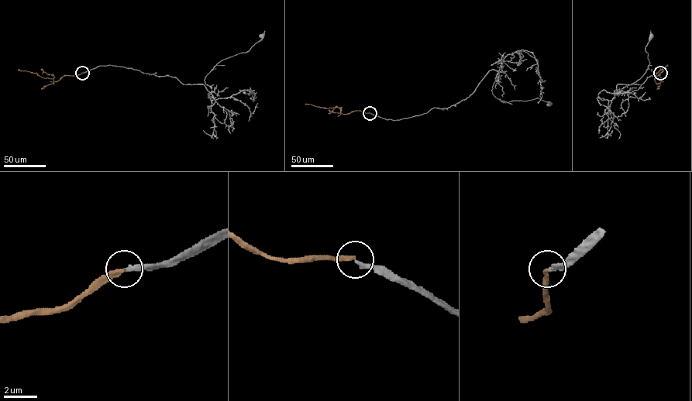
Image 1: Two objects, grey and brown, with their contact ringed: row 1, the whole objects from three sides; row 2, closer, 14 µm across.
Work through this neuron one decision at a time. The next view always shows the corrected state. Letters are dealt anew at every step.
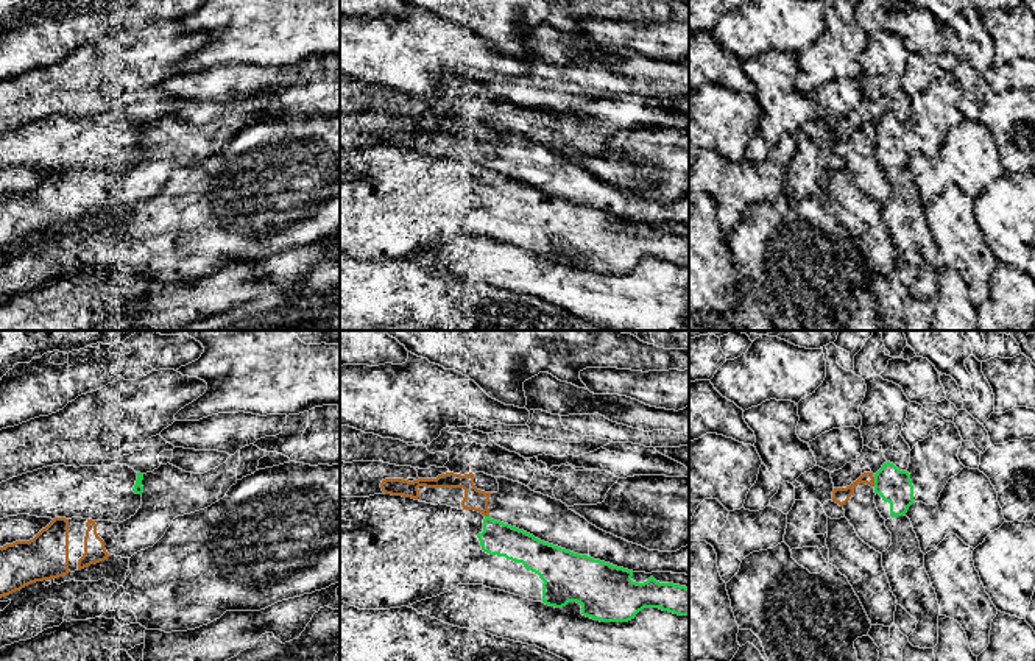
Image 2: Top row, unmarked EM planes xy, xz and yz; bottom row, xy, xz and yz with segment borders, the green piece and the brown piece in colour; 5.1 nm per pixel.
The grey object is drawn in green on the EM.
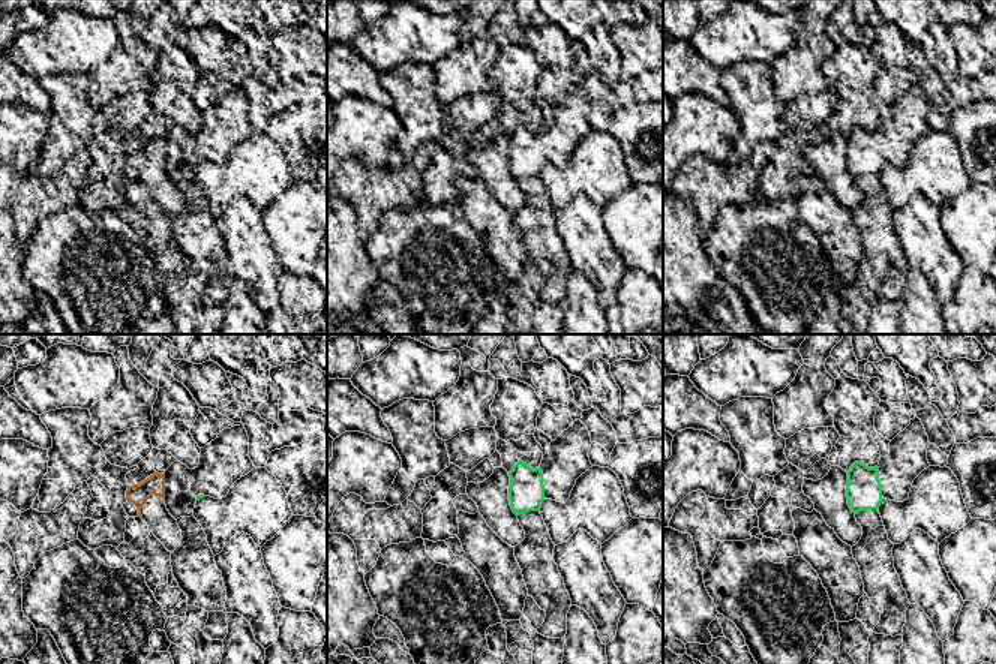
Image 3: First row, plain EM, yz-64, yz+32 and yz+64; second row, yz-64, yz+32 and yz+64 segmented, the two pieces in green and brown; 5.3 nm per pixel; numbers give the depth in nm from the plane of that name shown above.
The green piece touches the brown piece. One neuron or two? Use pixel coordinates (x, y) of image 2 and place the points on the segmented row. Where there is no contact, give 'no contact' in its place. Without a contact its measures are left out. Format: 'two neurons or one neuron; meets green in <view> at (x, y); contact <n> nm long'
two neurons; meets green in yz at (875, 482); contact 50 nm long

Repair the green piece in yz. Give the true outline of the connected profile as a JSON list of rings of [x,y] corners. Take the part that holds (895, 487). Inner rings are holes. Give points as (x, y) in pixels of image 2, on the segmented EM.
[[[949,421],[913,446],[910,451],[910,463],[906,471],[899,471],[890,461],[884,463],[874,474],[874,504],[881,516],[885,521],[904,516],[913,502],[923,502],[926,505],[937,504],[948,480],[965,468],[957,457],[962,441],[959,429]]]

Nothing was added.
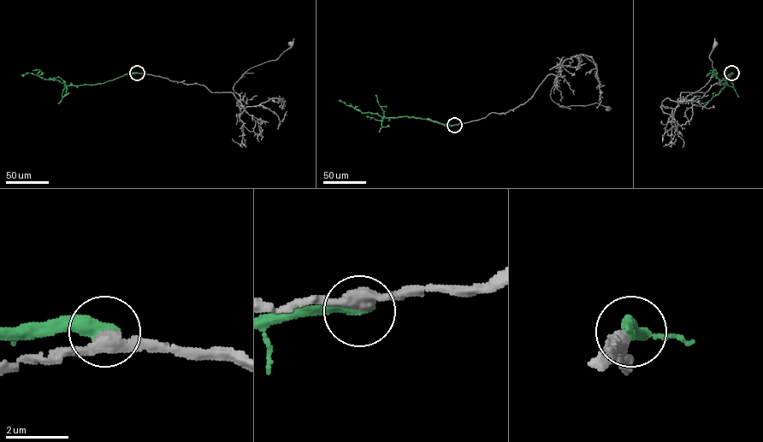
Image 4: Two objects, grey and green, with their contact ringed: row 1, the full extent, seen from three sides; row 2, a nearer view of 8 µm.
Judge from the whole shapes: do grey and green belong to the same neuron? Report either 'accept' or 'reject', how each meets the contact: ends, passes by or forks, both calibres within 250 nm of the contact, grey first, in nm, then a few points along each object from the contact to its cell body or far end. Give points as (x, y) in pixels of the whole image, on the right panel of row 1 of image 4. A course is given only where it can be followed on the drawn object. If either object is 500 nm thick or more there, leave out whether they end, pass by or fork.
reject; grey passes by; green ends; calibres 400 and 440 nm; course grey (731, 73), (705, 92), (682, 92), (680, 97), (682, 100), (709, 81), (713, 70), (709, 55), (716, 44); course green (732, 73), (724, 85), (712, 73), (706, 75)

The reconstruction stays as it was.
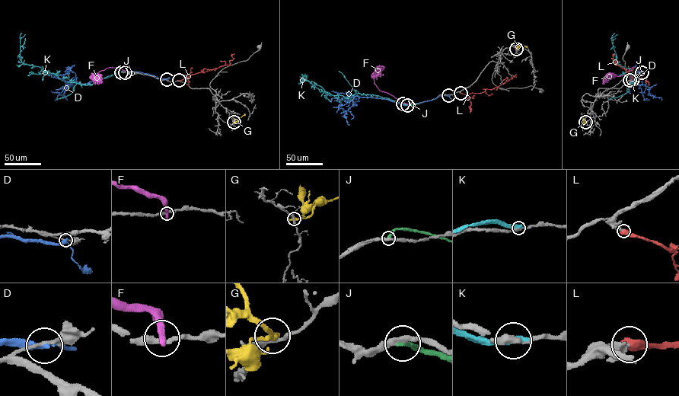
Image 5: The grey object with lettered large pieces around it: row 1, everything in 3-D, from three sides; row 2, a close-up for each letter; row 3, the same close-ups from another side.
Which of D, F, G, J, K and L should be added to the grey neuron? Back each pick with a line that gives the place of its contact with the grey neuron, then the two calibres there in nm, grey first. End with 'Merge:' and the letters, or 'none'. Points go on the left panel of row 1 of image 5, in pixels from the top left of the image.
L: contact (179, 80); calibres 320 and 600 nm
Merge: L

